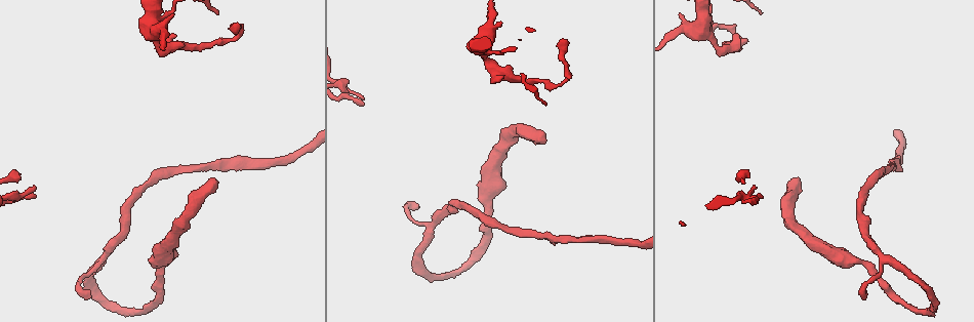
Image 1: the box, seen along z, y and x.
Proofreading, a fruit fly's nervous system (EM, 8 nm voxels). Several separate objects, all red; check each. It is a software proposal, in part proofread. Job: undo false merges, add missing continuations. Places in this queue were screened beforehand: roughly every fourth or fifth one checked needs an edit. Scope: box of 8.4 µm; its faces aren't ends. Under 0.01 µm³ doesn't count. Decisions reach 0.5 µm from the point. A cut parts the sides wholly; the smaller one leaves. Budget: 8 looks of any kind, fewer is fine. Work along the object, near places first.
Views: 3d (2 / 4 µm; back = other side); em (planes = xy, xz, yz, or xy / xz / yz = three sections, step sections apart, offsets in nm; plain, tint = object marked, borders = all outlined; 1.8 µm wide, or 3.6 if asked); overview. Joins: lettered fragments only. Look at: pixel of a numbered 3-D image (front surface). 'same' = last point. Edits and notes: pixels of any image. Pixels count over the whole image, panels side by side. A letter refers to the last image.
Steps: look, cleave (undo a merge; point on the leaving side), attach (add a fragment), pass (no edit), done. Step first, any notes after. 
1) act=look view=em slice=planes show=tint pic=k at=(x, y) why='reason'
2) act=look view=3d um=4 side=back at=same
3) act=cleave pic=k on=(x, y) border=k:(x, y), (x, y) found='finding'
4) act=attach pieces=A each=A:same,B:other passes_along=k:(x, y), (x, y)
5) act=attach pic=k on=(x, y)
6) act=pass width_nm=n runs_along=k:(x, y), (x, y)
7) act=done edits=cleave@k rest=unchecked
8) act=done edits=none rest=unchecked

act=look view=em slice=planes show=borders pic=1 at=(363, 103)

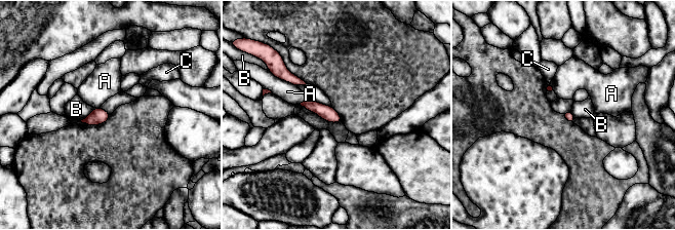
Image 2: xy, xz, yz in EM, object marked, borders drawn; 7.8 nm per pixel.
act=pass each=A:other,B:other,C:other runs_along=2:(305, 104), (314, 106), (339, 119) found='no lettered fragment goes on from it'

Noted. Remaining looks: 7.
act=look view=3d um=4 pic=1 at=(702, 28) why='arms run side by side'

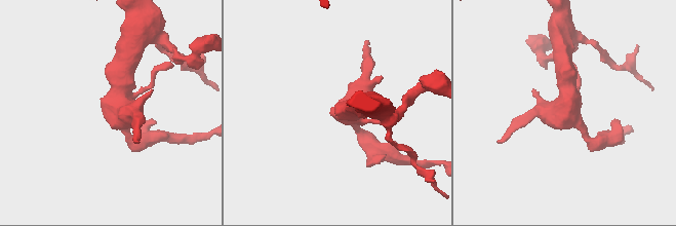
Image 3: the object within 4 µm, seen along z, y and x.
act=look view=em slice=yz step=4 show=borders pic=3 at=(565, 112)

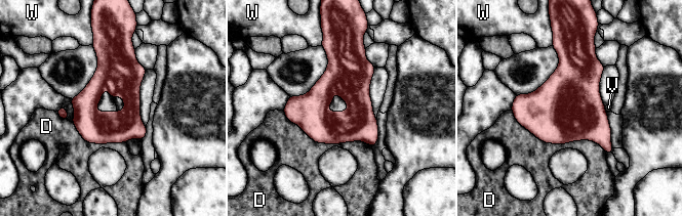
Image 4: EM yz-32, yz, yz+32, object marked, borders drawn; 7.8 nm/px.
act=look view=em slice=planes show=borders at=same

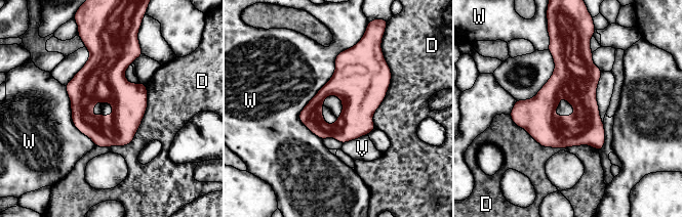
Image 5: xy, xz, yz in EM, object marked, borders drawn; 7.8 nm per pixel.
act=pass width_nm=240 longest_contact=W:850nm each=D:other,V:other,W:other found='one cell here'

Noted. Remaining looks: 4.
act=look view=em slice=planes show=borders pic=1 at=(562, 38) why='tapers out'

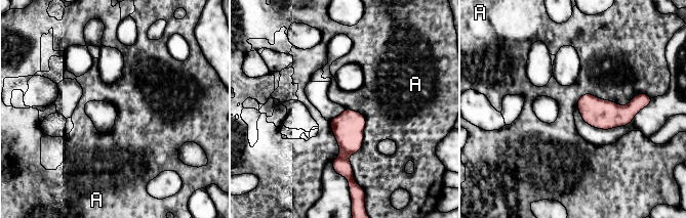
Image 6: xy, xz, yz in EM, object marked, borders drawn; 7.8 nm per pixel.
act=pass each=A:other border=6:(346, 108), (365, 119), (353, 177) found='no lettered fragment goes on from it'

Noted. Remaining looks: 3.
act=done edits=none rest=unchecked

